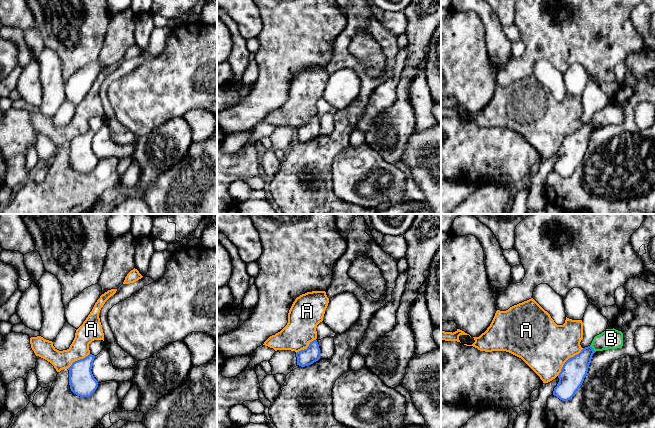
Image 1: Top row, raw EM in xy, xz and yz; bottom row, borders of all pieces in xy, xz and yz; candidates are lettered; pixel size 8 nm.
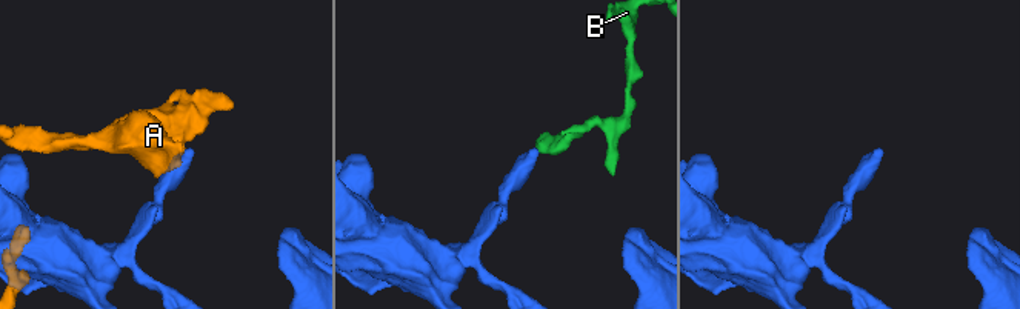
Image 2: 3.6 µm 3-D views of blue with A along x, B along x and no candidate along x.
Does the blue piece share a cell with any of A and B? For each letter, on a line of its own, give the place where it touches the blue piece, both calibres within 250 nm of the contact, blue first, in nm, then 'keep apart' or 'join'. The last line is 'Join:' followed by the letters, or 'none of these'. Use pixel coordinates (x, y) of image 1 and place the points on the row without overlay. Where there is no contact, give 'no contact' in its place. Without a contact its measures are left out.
A: meets blue in yz at (567, 136); 200 nm thick on the blue side, 400 nm on the other; keep apart
B: meets blue in yz at (592, 124); 200 nm thick on the blue side, 160 nm on the other; keep apart
Join: none of these

